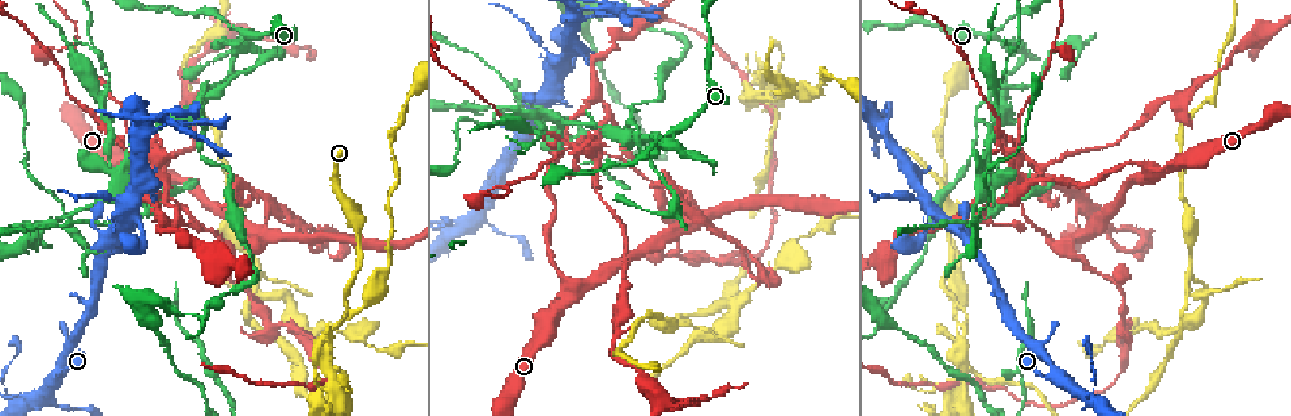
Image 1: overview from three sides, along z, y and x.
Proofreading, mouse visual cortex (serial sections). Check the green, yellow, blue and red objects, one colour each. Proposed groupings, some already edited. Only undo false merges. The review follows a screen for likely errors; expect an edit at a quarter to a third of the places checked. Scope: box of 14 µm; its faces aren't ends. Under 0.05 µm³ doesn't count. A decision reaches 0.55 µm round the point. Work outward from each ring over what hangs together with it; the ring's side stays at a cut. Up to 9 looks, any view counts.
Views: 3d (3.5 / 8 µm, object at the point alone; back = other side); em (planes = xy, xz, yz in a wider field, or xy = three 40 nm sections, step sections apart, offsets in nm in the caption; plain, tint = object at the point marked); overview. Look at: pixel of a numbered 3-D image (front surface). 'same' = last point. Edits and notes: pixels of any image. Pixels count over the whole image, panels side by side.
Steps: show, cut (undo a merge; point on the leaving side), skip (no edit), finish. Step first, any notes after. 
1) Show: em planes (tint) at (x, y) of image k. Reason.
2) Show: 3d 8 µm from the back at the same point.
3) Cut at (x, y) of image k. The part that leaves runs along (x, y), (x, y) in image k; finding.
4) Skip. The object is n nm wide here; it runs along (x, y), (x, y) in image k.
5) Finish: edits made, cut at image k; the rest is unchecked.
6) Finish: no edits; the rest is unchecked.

Show: 3d 8 µm from the back at (679, 126) of image 1. Narrows sharply.

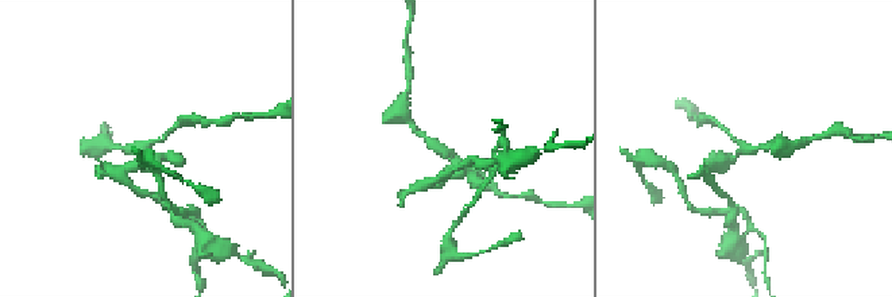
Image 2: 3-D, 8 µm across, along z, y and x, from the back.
Show: em planes (tint) at (443, 152) of image 2.

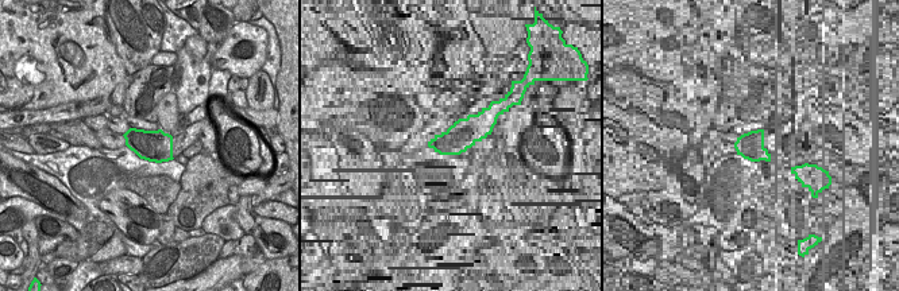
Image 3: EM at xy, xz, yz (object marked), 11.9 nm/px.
Cut at (136, 164) of image 2. 3 arms meet here; the part that leaves runs along (147, 158), (124, 181) in image 2; two cells meet here.

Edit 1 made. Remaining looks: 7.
Show: 3d 3.5 µm at (573, 287) of image 1. Thin arm on a thick one.

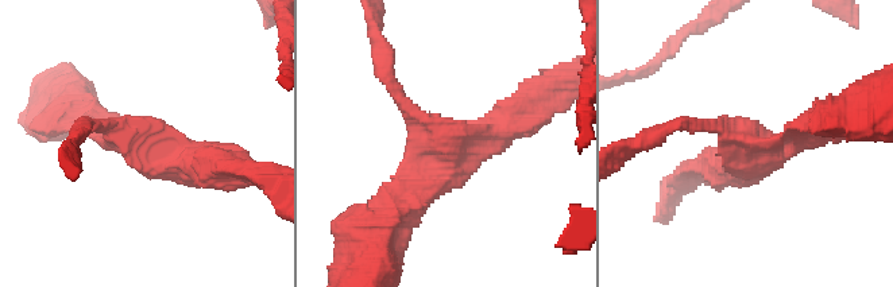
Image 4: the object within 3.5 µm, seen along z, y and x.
Skip. It runs along (398, 208), (448, 177), (448, 146), (394, 88) in image 4; one cell here.

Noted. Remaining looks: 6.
Show: 3d 3.5 µm at (957, 215) of image 1. Thin neck.

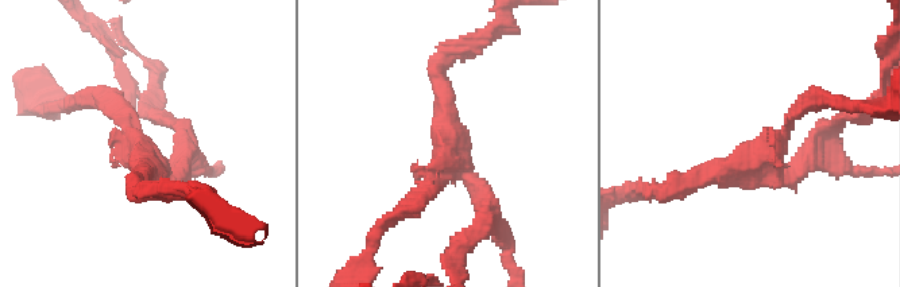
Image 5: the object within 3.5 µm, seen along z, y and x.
Show: em xy step 3 (plain) at (763, 158) of image 5. 3 arms meet here; the arms are 200, 250, 250 nm wide; need the tissue.

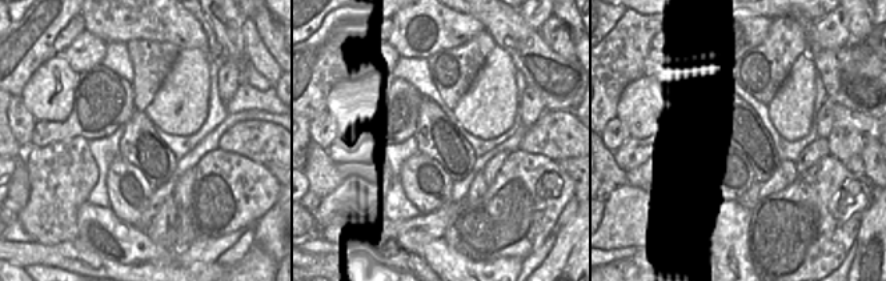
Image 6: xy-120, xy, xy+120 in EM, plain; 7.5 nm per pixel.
Show: em xy step 3 (tint) at the same point. Where the object lies.

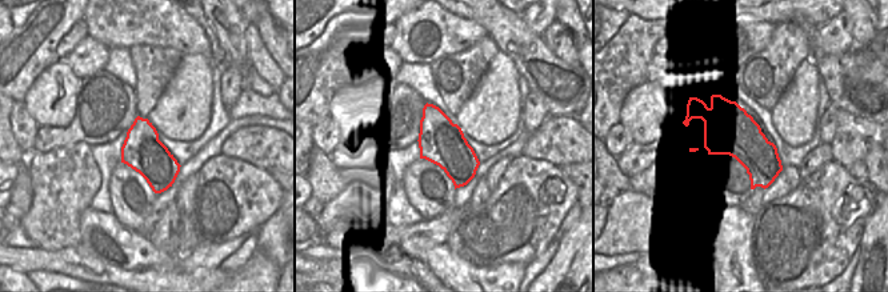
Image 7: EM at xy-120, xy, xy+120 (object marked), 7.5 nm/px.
Cut at (185, 138) of image 5. The part that leaves runs along (172, 177), (188, 132), (155, 115) in image 5; two cells meet here.

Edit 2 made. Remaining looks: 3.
Show: 3d 3.5 µm at (355, 238) of image 1. Thin neck.

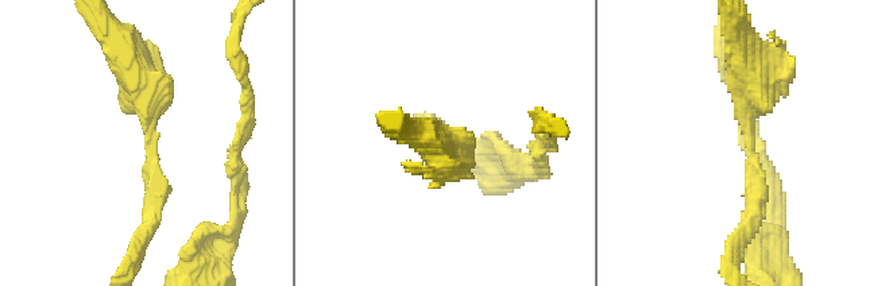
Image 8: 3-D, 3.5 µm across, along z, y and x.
Show: em xy step 3 (plain) at (749, 148) of image 8. The arms are 200, 450 nm wide; shape alone is not enough.

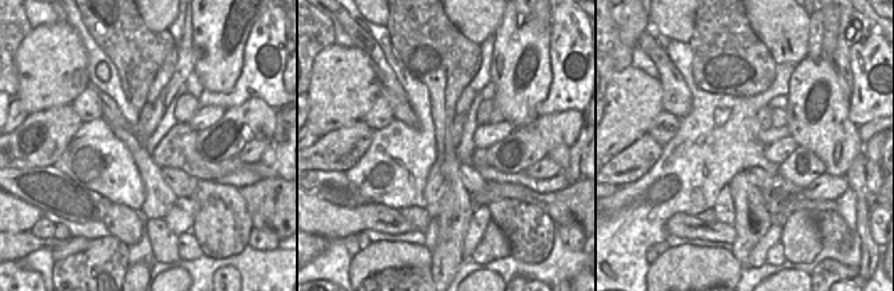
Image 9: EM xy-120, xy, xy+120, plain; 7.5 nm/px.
Show: em xy step 3 (tint) at the same point. With the object marked.

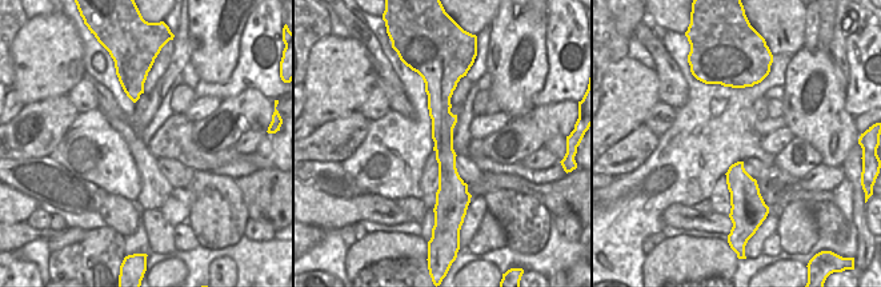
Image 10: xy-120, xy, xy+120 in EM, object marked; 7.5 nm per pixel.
Skip. All the same cell.

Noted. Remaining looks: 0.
Finish: edits made, cut at image 2, cut at image 5; the rest is unchecked.

